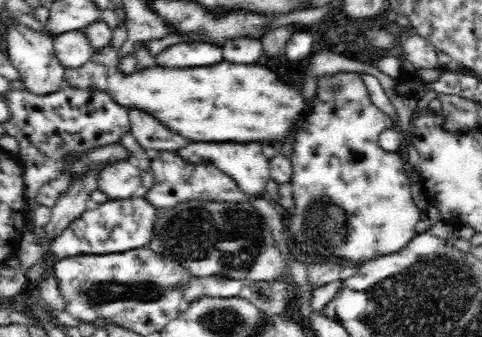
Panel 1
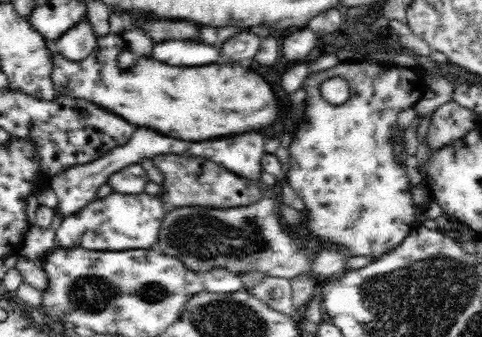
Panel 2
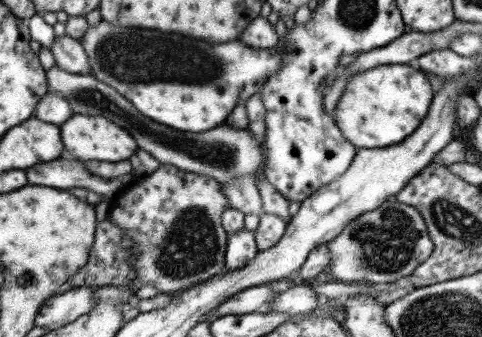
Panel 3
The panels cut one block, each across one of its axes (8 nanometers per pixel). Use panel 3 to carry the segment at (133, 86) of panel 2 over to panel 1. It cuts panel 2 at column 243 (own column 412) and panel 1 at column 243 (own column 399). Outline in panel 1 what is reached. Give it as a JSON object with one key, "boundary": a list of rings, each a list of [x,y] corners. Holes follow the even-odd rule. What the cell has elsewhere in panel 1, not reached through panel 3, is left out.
{"boundary":[[[110,42],[80,68],[64,70],[64,84],[78,90],[106,92],[126,110],[142,110],[168,126],[172,132],[194,140],[282,140],[288,126],[302,110],[302,96],[296,86],[282,84],[274,72],[262,66],[220,62],[204,68],[162,68],[150,66],[130,76],[118,72],[118,50]]]}

